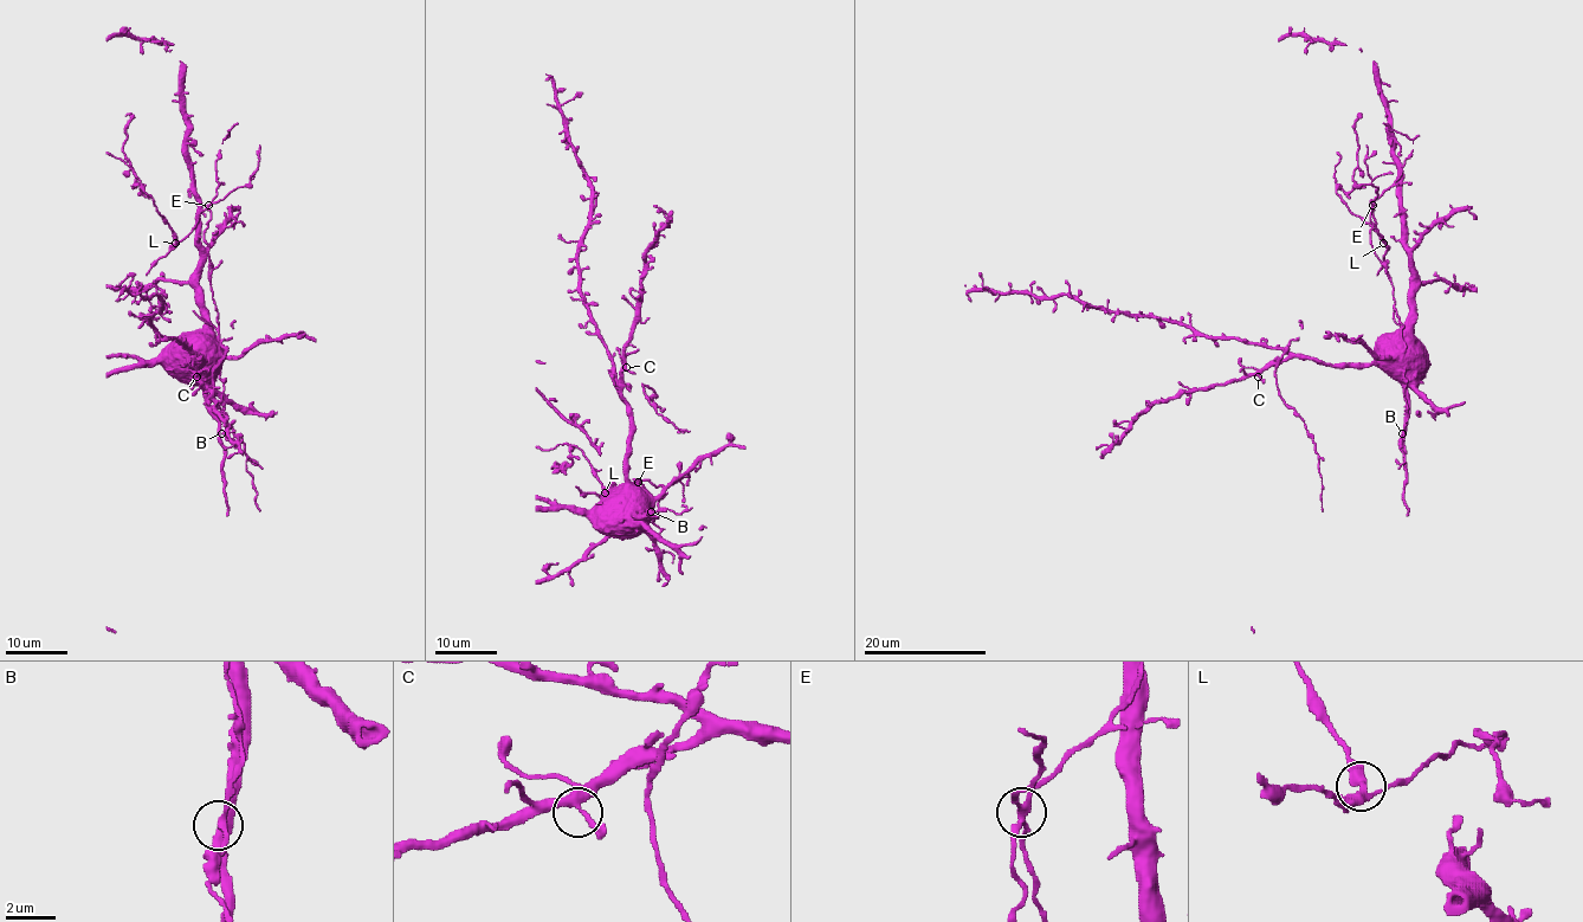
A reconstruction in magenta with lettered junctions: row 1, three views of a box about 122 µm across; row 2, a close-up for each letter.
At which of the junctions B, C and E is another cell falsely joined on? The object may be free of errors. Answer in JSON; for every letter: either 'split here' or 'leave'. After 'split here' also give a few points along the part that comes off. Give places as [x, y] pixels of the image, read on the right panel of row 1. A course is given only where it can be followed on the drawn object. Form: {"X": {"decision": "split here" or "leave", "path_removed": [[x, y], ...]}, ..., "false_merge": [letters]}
{"B": {"decision": "leave"}, "C": {"decision": "leave"}, "E": {"decision": "split here", "path_removed": [[1372, 205], [1376, 227], [1384, 242], [1336, 191], [1339, 188], [1348, 193], [1354, 186], [1357, 116]]}, "false_merge": ["E"]}

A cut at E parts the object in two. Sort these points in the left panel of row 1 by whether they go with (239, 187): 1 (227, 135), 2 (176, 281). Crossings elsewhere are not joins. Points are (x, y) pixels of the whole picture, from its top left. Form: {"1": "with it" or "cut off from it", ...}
{"1": "cut off from it", "2": "cut off from it"}

